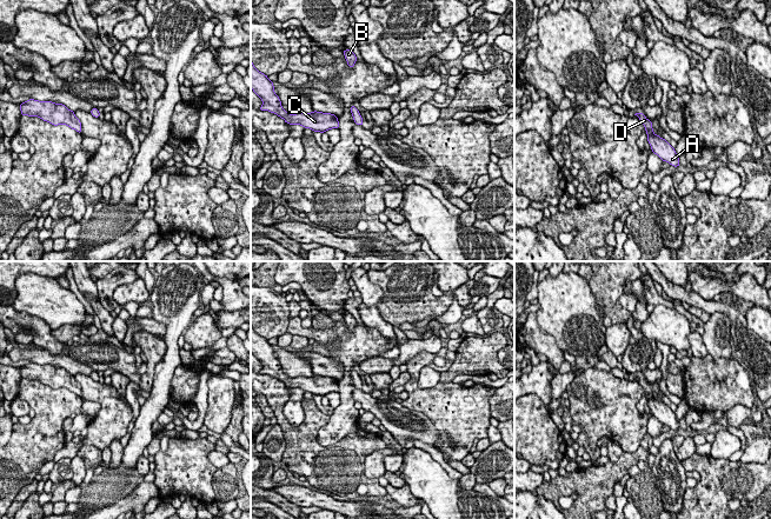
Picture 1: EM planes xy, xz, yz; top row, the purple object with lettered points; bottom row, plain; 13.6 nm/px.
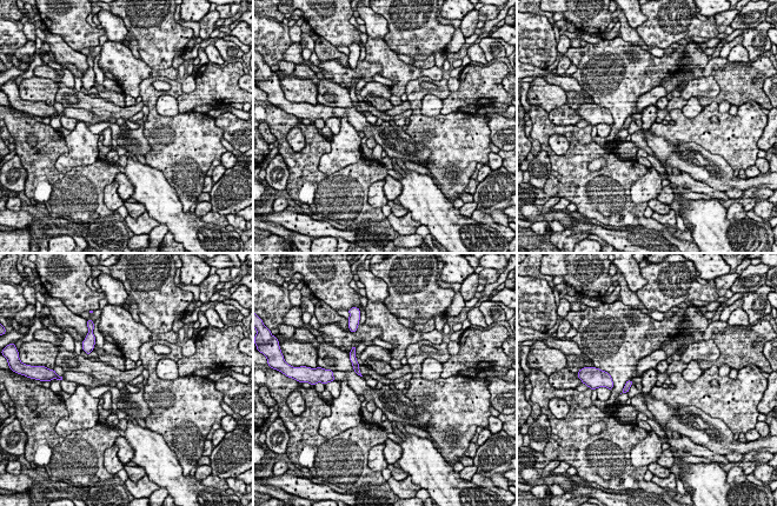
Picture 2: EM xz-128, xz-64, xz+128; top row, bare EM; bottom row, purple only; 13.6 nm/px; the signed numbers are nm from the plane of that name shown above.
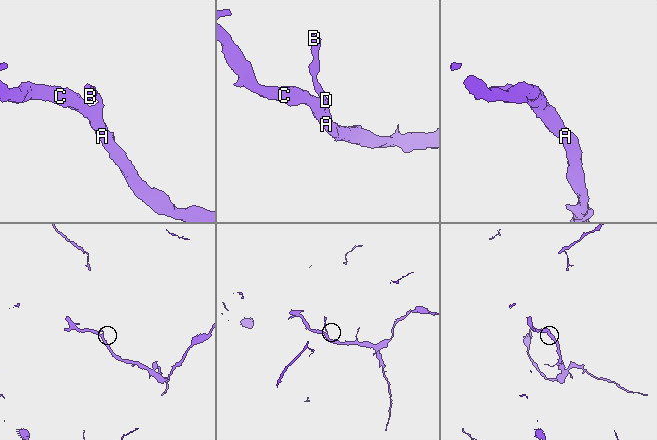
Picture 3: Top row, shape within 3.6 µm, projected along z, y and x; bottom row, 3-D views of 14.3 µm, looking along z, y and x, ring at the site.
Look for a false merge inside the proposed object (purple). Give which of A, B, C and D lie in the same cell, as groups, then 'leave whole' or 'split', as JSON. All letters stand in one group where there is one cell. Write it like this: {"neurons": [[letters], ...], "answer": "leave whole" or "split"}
{"neurons": [["A", "B", "C", "D"]], "answer": "leave whole"}

